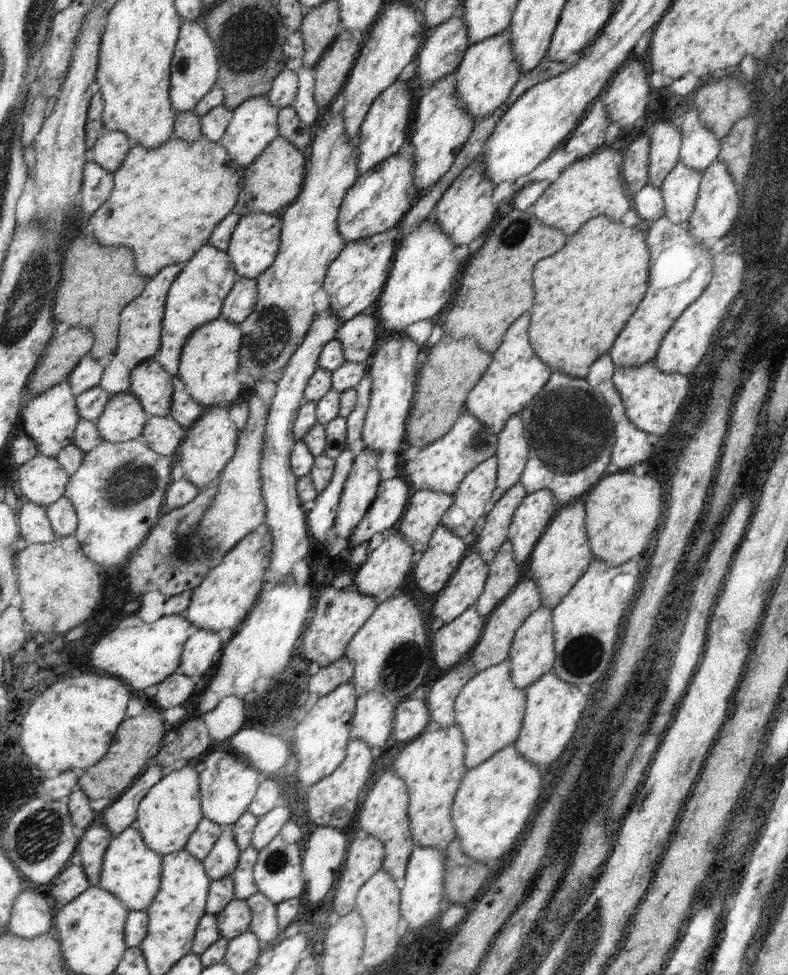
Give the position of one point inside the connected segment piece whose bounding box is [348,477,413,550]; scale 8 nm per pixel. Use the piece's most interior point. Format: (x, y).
(386, 512)

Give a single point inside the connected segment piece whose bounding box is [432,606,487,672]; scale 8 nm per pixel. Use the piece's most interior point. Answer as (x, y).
(453, 643)

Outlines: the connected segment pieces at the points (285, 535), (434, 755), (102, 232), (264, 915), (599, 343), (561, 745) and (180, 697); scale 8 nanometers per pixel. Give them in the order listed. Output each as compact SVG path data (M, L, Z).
M327 308L316 316L310 331L307 333L299 350L290 358L290 363L285 368L283 378L277 384L277 390L272 398L270 418L266 426L266 444L264 445L264 458L262 459L262 489L266 498L266 529L274 538L274 548L270 570L274 579L268 585L282 585L291 579L293 566L299 560L311 556L312 538L308 525L308 514L301 508L302 500L298 491L298 476L292 468L291 455L296 445L294 433L295 420L302 404L306 400L305 391L311 377L318 371L319 359L323 349L332 340L338 338L338 332L343 322L339 320L333 309Z
M457 724L449 728L431 727L411 741L394 762L395 771L408 786L410 793L410 825L417 847L431 847L445 852L458 837L452 817L454 800L465 778L466 741Z
M173 136L167 143L154 149L148 149L143 145L137 144L129 151L123 166L114 173L115 186L111 198L90 217L89 222L93 228L93 234L100 243L107 245L109 248L127 247L133 249L139 272L147 279L151 279L157 276L165 267L189 263L201 248L210 244L210 238L214 234L214 230L219 226L219 223L235 212L235 208L238 206L238 200L242 194L242 184L245 182L244 172L243 168L239 168L239 166L234 164L226 146L220 142L212 141L209 137L203 136L197 142L192 143L191 141Z
M261 892L254 894L249 900L254 916L250 931L254 932L266 947L271 947L281 939L277 905Z
M600 216L591 219L589 223L583 225L577 234L574 234L567 243L567 246L554 254L552 257L540 260L538 266L534 268L533 284L535 284L535 308L533 308L533 320L530 326L530 341L533 345L535 354L538 354L545 364L548 364L553 370L557 370L567 376L576 379L586 379L590 368L603 356L609 354L614 347L615 341L622 334L626 324L630 322L631 316L638 311L638 306L645 298L646 292L650 286L650 268L651 251L648 247L646 238L641 234L640 225L627 227L621 223L609 220L606 216Z
M554 672L542 676L537 683L527 690L526 715L522 731L514 744L521 756L526 757L539 768L545 770L551 762L559 760L559 756L567 750L579 729L579 720L587 708L586 689L561 680Z
M175 673L157 685L157 692L152 701L159 703L163 710L181 706L195 694L195 683L196 678Z

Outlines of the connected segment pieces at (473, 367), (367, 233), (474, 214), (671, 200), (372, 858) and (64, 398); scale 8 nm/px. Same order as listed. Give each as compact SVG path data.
M452 338L432 346L420 372L419 392L416 392L415 406L411 409L406 446L417 446L421 450L447 436L466 411L470 392L486 374L491 362L493 354L483 351L474 339L456 341Z
M412 155L390 156L375 170L363 174L346 194L340 208L339 230L347 243L359 242L400 226L420 195L414 183L416 164Z
M483 157L468 166L455 182L444 192L433 216L456 242L456 245L471 244L483 232L489 234L497 214L497 204L493 203L496 184L488 177L488 168Z
M680 162L662 184L665 199L665 215L672 223L689 222L694 215L696 202L702 186L703 173Z
M358 834L351 842L332 900L340 918L357 910L359 891L383 869L385 855L385 845L377 837Z
M70 381L56 384L48 391L34 396L23 409L23 428L44 455L55 457L67 474L75 474L83 464L85 453L74 443L78 424L82 421L78 399Z

